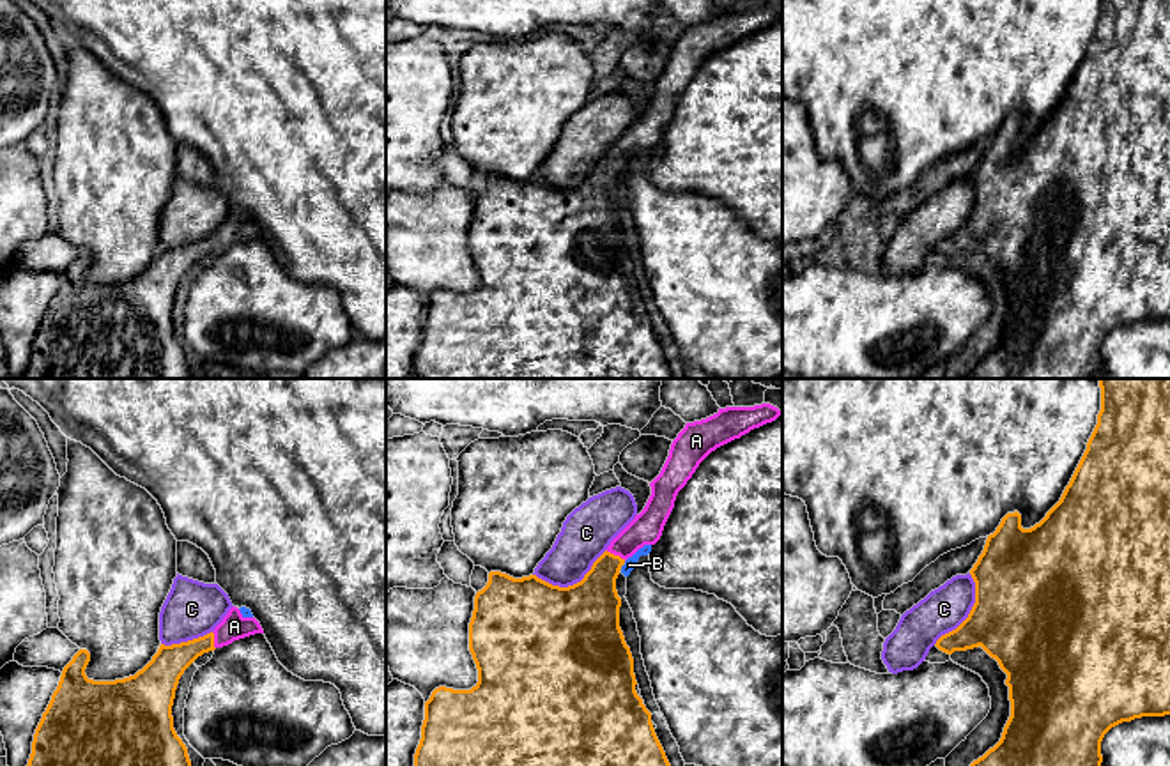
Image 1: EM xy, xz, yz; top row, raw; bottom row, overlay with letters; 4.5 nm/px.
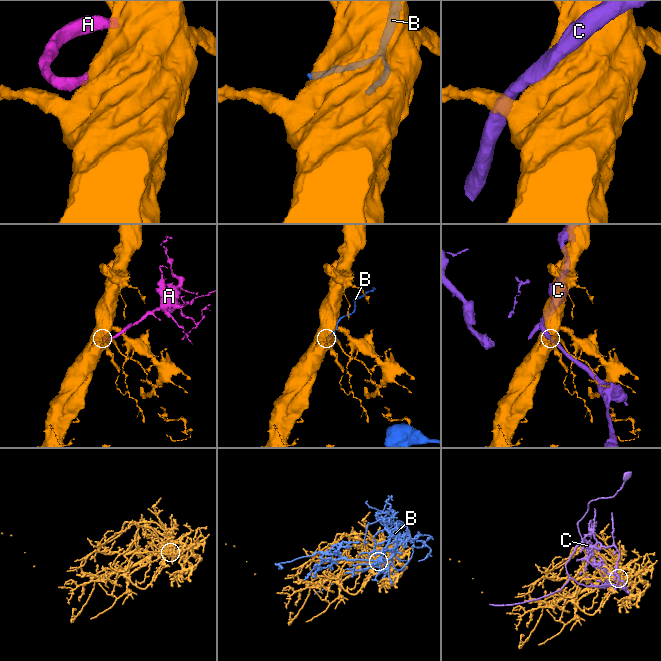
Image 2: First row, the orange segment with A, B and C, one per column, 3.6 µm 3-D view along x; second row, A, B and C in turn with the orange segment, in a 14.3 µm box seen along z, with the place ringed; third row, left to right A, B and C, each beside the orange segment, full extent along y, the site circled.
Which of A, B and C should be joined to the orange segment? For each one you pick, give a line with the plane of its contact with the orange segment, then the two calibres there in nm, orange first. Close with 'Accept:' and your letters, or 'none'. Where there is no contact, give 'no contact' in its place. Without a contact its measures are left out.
A: meets orange in xz; 240 nm thick on the orange side, 150 nm on the other
Accept: A

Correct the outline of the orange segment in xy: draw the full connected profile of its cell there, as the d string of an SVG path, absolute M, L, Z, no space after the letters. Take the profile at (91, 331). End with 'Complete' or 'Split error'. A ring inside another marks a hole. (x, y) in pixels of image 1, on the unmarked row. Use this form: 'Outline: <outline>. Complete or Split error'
Outline: M232 211L211 237L181 248L161 248L142 274L115 285L89 283L85 272L90 257L80 253L62 274L35 333L28 368L19 379L191 379L188 352L172 320L179 283L204 257L255 237L264 237L260 226Z. Split error

